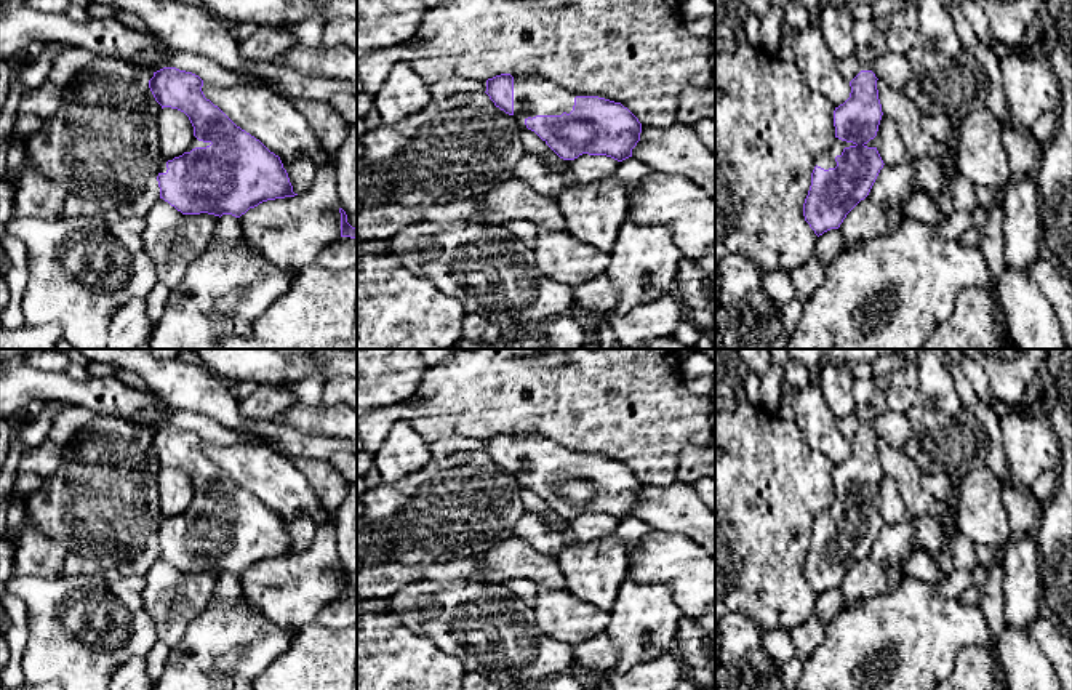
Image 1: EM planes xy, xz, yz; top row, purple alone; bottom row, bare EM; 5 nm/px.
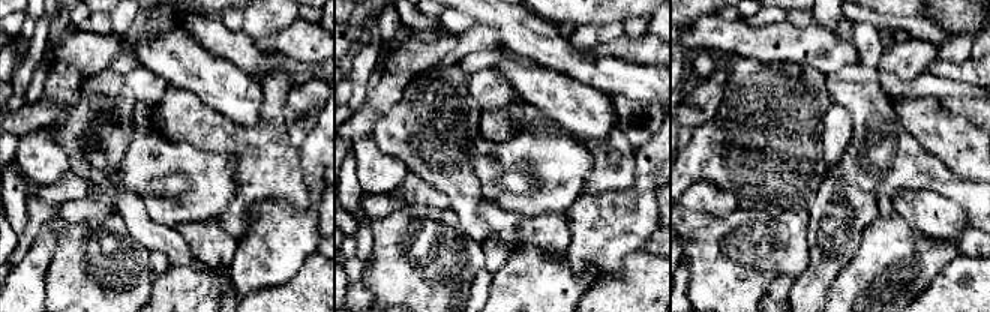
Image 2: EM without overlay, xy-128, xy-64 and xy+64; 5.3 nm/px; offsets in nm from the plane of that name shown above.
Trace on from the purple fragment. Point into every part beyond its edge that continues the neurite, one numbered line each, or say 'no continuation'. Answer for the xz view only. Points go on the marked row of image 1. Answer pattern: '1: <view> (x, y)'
1: xz (533, 95)

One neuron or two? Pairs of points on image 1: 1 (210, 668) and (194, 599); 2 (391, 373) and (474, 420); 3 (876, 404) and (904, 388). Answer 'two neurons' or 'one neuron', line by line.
1: two neurons
2: two neurons
3: one neuron

